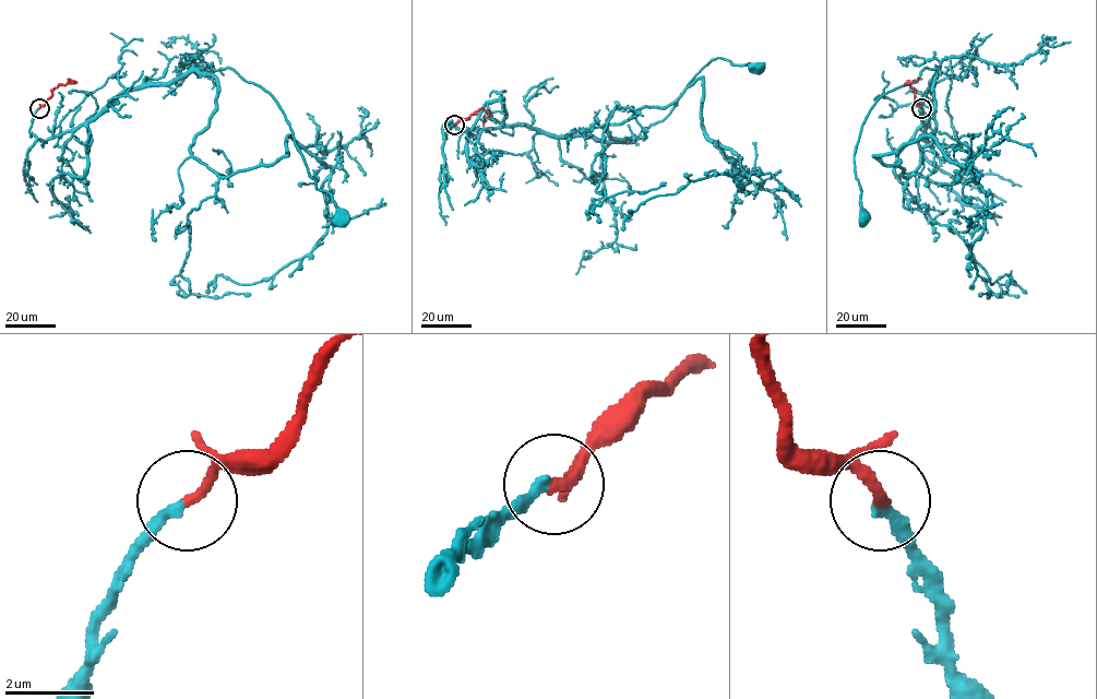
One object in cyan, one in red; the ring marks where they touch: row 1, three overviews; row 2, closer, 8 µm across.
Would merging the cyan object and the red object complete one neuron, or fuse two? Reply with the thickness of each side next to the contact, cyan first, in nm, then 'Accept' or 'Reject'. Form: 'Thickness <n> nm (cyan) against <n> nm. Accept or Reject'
Thickness 240 nm (cyan) against 260 nm. Accept

